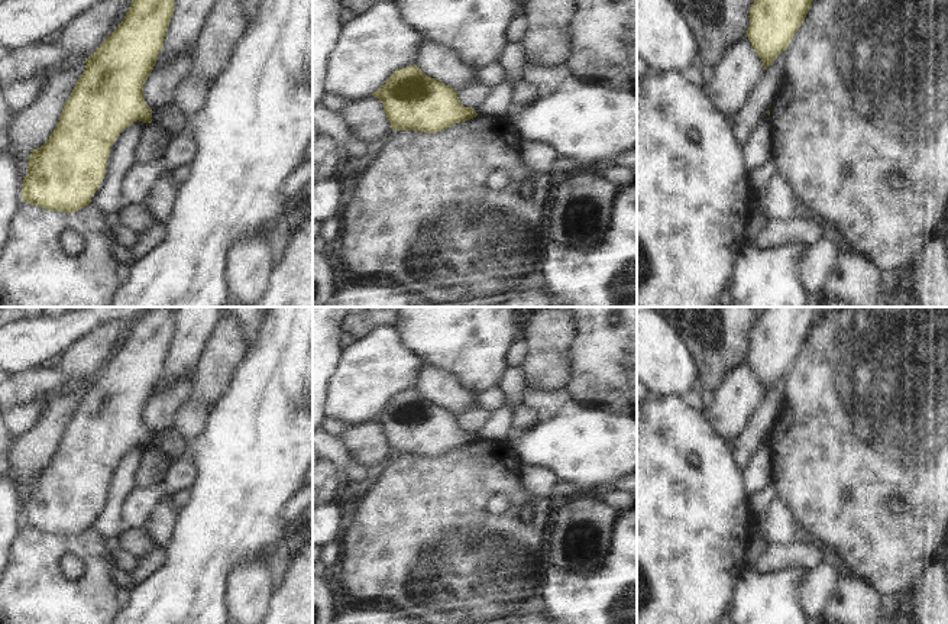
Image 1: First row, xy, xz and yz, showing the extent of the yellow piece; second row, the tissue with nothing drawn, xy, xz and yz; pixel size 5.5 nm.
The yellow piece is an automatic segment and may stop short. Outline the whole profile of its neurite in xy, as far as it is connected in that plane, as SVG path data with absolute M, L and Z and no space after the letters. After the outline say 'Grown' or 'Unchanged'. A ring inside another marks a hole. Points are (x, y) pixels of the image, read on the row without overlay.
M149 307L132 326L119 352L85 384L84 398L67 424L49 463L32 473L22 508L22 526L52 536L75 537L91 527L100 513L111 471L133 446L152 446L143 408L152 397L175 334L169 307Z. Unchanged.

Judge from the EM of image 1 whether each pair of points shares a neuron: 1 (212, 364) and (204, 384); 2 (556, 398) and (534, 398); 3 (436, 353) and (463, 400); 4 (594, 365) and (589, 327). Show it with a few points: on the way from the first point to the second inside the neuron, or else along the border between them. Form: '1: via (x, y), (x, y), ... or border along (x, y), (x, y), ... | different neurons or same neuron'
1: via (212, 368), (209, 380) | same neuron
2: via (550, 398), (540, 398) | same neuron
3: border along (427, 364), (449, 371), (462, 384), (475, 390) | different neurons
4: via (594, 356), (594, 336) | same neuron

